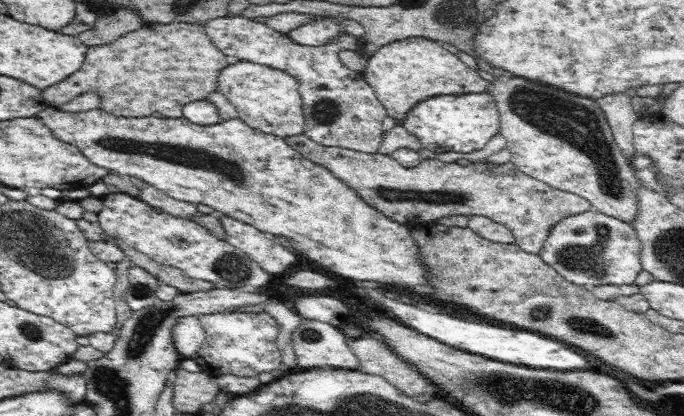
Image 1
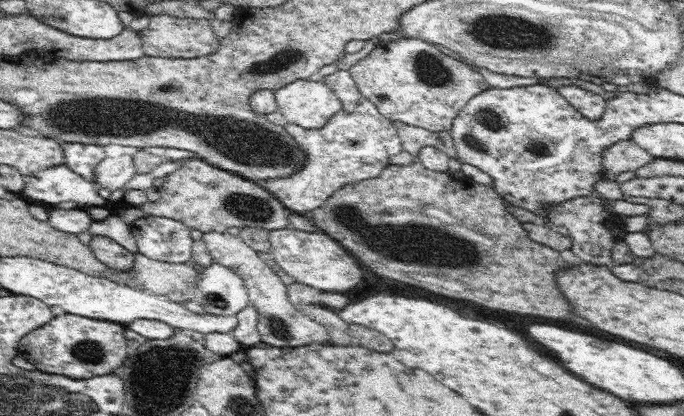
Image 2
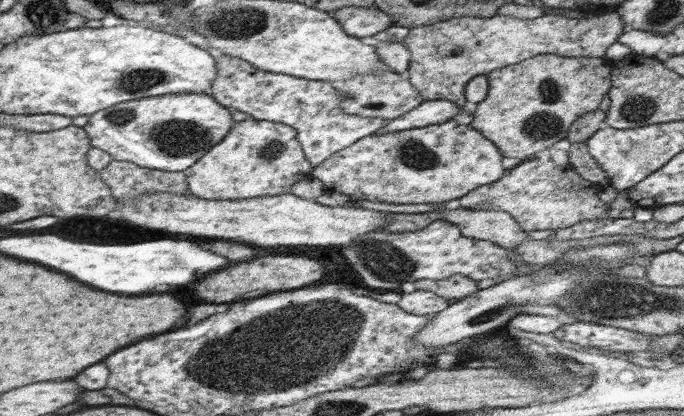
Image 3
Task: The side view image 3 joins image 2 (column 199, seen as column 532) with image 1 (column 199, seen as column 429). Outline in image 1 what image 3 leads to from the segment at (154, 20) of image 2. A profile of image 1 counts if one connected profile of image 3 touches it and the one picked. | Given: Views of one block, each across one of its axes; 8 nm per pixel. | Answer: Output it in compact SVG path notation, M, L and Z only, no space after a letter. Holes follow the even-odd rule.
M145 23L140 29L123 34L104 46L90 46L85 52L84 65L62 82L48 86L43 91L47 105L61 104L78 97L80 93L93 92L99 96L99 108L117 117L150 117L152 114L168 118L182 118L182 108L188 103L208 99L217 90L220 72L229 66L226 55L213 44L205 25L196 23Z

